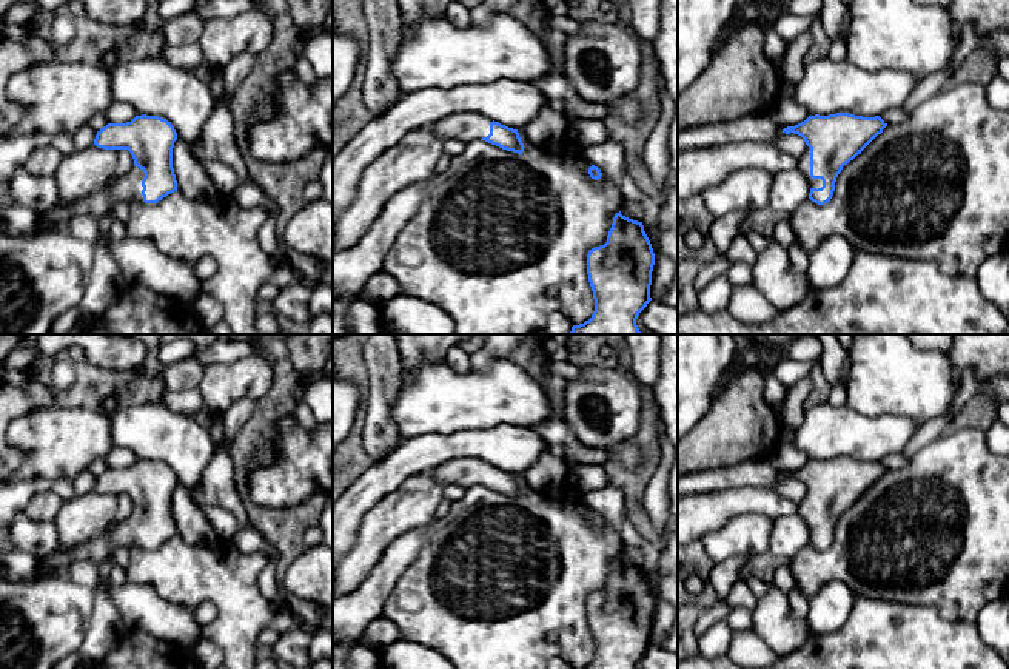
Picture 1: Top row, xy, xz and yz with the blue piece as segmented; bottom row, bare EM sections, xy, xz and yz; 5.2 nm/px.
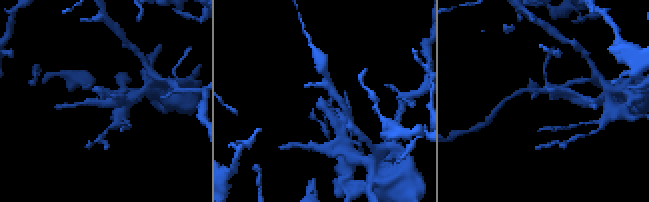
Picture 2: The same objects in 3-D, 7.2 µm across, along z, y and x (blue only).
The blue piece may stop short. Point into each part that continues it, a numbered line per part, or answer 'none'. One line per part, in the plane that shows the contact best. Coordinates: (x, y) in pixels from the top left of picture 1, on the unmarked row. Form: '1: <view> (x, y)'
1: yz (804, 506)

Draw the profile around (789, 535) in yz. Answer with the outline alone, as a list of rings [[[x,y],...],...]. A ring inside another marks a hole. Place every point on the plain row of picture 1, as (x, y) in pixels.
[[[798,513],[776,518],[770,533],[769,553],[789,561],[809,546],[810,532]]]

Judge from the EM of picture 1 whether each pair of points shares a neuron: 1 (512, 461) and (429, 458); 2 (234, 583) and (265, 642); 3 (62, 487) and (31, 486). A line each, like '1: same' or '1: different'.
1: same
2: different
3: same

